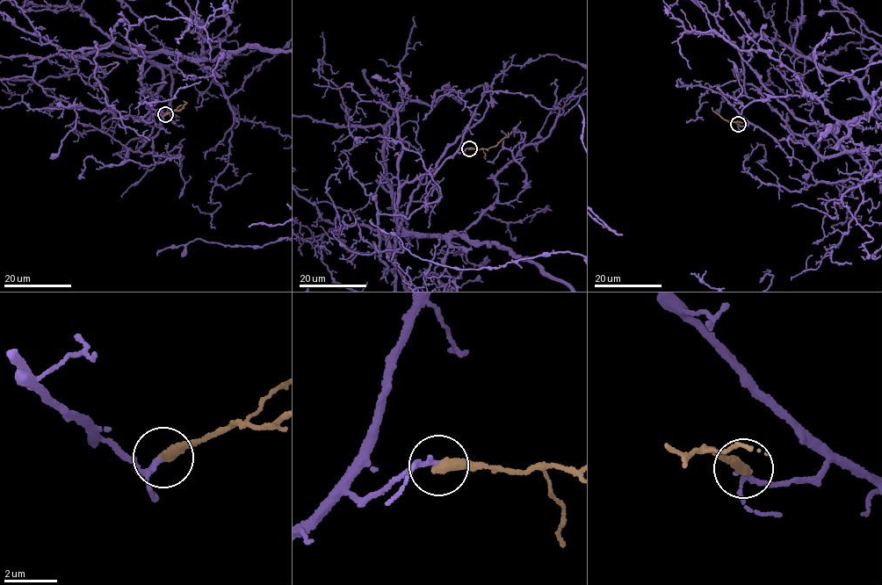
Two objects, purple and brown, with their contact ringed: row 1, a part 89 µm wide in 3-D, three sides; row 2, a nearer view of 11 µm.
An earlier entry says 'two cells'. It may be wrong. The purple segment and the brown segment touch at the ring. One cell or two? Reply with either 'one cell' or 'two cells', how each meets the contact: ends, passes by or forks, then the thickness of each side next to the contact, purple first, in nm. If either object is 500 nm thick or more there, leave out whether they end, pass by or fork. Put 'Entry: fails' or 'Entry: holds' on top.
Entry: fails
one cell; purple passes by; brown ends; calibres 130 and 400 nm

